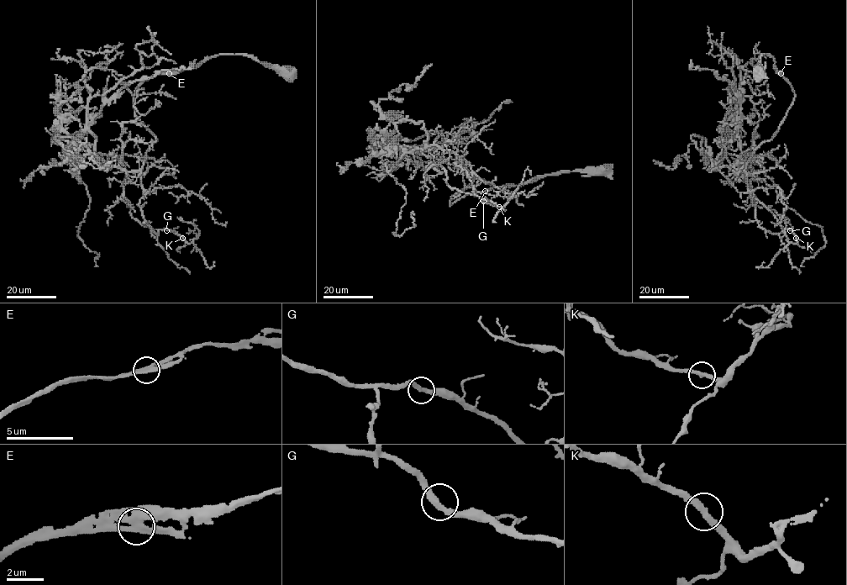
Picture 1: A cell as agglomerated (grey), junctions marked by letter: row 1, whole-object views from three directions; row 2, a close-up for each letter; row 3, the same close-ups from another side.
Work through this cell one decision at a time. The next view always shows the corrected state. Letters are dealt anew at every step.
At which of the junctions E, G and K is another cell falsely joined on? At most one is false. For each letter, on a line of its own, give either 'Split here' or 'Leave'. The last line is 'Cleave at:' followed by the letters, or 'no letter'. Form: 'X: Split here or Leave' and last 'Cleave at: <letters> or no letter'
E: Leave
G: Leave
K: Leave
Cleave at: no letter

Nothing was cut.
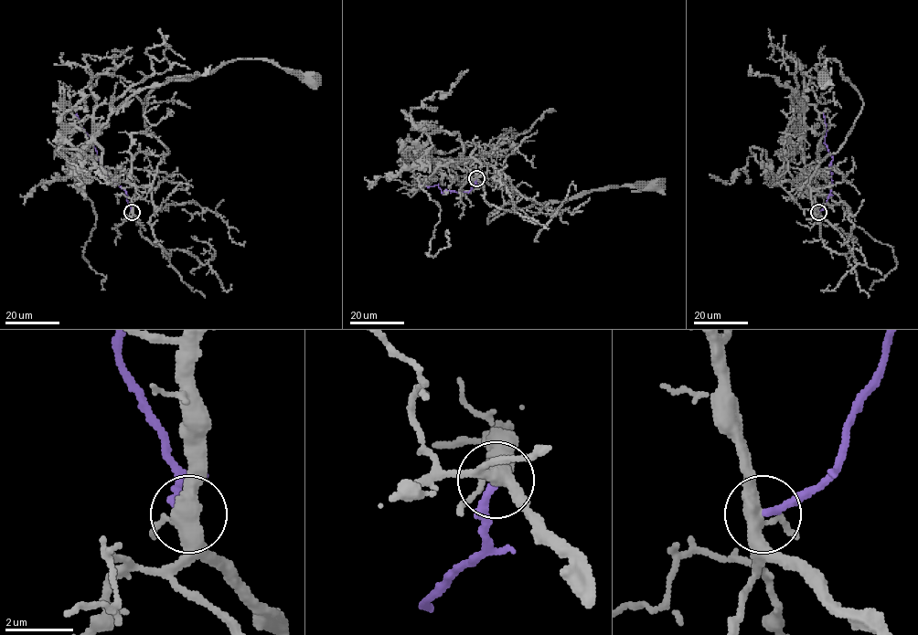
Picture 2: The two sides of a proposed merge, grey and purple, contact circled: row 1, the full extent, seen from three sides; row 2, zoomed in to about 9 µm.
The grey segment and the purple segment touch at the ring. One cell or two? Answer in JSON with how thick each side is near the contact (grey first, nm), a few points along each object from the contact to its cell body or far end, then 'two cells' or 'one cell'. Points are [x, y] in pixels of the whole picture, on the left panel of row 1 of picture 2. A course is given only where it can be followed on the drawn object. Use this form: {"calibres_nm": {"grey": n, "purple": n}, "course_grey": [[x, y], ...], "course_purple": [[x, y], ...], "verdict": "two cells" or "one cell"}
{"calibres_nm": {"grey": 400, "purple": 200}, "course_grey": [[133, 212], [135, 189], [168, 153], [145, 125], [154, 89], [238, 58], [311, 78]], "course_purple": [[133, 212], [126, 192], [101, 164], [93, 141], [81, 126], [76, 113]], "verdict": "two cells"}

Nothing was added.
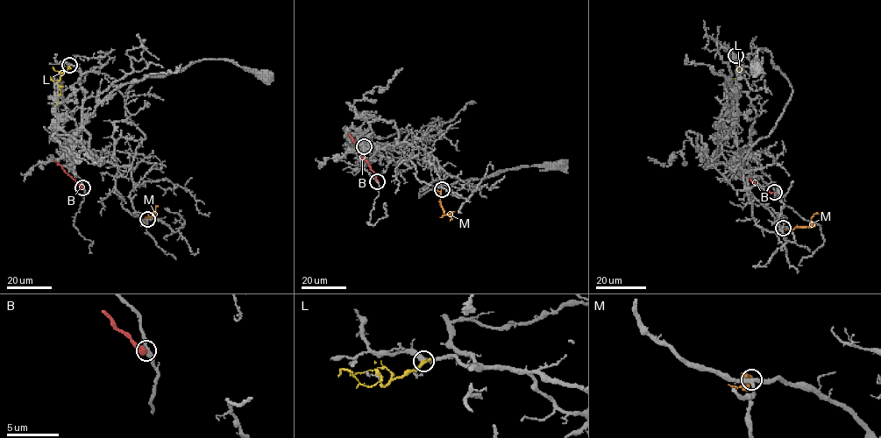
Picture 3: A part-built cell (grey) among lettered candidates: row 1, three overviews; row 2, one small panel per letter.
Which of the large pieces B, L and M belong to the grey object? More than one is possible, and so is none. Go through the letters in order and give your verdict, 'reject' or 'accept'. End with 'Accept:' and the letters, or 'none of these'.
B: reject
L: reject
M: accept
Accept: M

